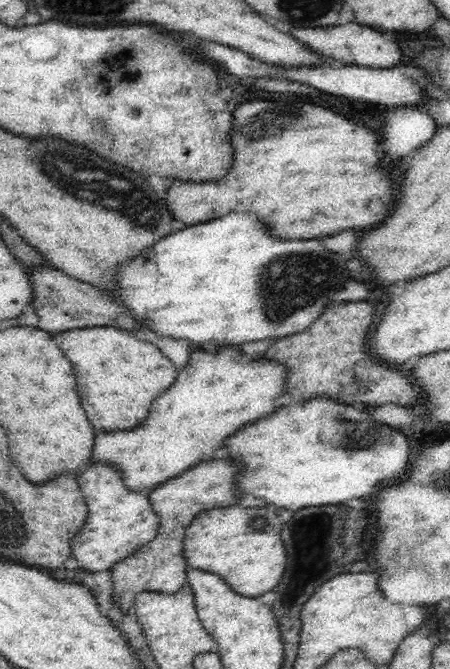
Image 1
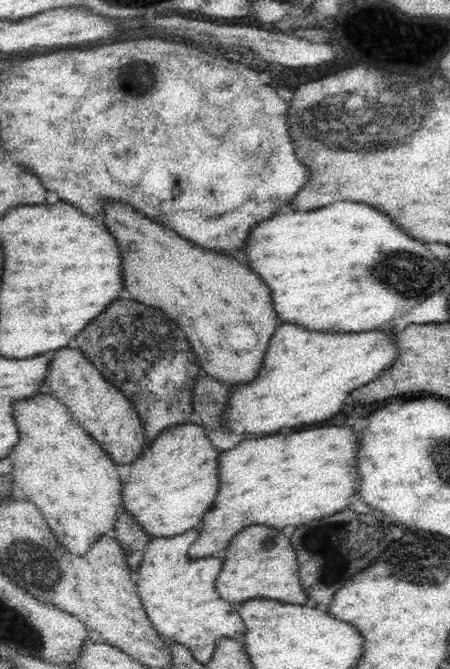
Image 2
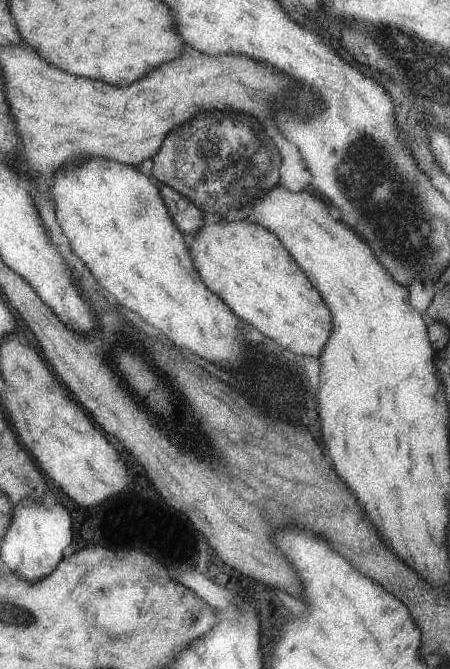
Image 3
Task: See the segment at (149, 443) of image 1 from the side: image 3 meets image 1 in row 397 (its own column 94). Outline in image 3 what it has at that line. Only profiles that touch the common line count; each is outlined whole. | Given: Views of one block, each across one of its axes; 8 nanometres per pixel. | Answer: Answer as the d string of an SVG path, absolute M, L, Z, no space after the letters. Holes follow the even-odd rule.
M104 158L90 160L88 164L74 164L72 168L54 176L52 198L56 204L58 224L62 232L70 238L74 254L78 254L78 258L88 266L96 282L110 296L114 296L120 306L136 312L140 318L144 318L144 322L164 332L164 336L180 348L190 350L206 362L218 364L226 370L236 370L238 366L242 366L242 362L254 356L254 350L248 350L250 342L242 336L242 322L216 294L212 294L202 284L196 268L192 266L184 236L174 226L156 184L152 184L144 174L140 174L132 166L124 166Z

